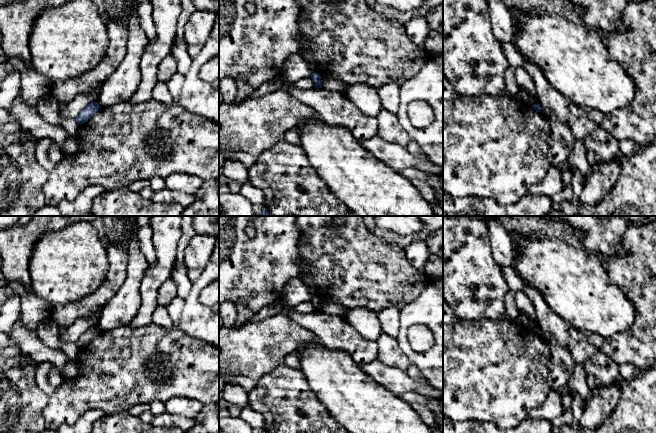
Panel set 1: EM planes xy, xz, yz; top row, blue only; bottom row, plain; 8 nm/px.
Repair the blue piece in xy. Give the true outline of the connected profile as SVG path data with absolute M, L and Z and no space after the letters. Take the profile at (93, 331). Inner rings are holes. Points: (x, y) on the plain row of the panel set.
M91 326L77 339L77 347L81 349L87 346L100 332L98 326Z

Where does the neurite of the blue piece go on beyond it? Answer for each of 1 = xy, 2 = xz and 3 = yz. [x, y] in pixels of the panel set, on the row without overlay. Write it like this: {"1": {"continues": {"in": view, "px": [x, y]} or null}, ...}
{"1": {"continues": null}, "2": {"continues": null}, "3": {"continues": null}}

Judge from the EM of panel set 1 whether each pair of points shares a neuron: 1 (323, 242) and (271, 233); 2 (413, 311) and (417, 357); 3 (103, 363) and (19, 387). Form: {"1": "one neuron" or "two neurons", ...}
{"1": "two neurons", "2": "one neuron", "3": "two neurons"}

